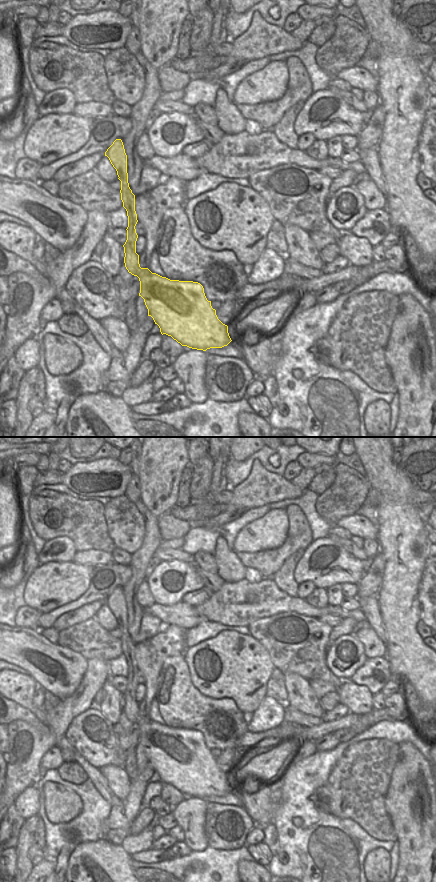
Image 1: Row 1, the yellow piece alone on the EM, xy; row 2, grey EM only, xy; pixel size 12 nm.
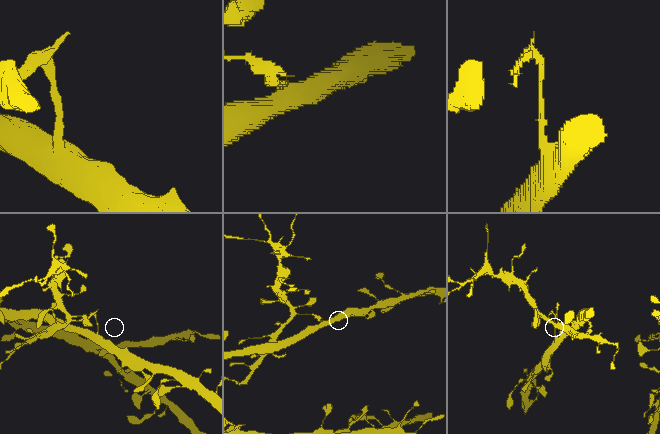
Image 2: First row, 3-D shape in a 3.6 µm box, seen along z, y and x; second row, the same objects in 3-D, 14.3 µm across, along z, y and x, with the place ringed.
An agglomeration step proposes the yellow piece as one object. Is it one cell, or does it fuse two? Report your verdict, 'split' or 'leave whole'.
split

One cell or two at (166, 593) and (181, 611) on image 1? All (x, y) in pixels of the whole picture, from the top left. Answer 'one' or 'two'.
two

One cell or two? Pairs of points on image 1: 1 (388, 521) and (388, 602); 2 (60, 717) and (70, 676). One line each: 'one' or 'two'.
1: one
2: two

